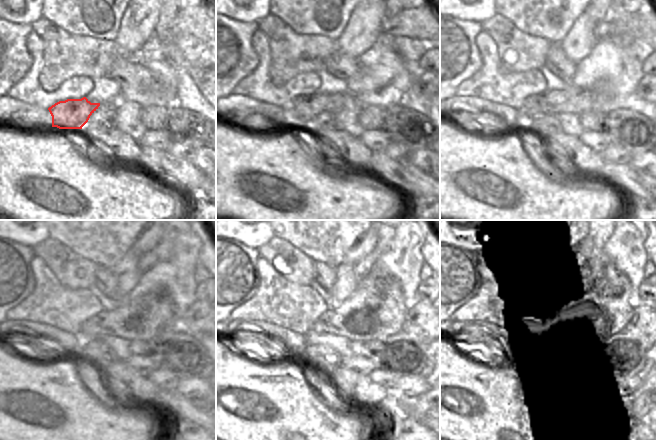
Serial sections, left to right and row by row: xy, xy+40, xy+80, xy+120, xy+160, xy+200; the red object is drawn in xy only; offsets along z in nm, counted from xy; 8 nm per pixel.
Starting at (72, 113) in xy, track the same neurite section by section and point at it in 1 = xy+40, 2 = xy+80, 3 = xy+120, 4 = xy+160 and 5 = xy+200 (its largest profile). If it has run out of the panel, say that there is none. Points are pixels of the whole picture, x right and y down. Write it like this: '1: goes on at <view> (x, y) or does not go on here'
1: goes on at xy+40 (299, 111)
2: goes on at xy+80 (577, 100)
3: goes on at xy+120 (143, 319)
4: goes on at xy+160 (376, 310)
5: goes on at xy+200 (600, 308)

